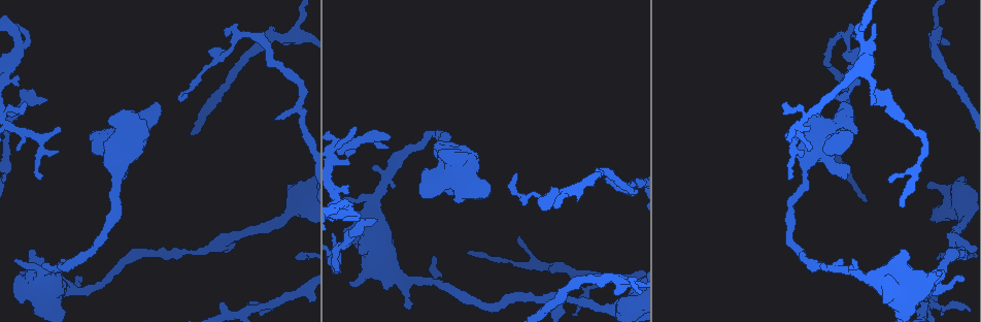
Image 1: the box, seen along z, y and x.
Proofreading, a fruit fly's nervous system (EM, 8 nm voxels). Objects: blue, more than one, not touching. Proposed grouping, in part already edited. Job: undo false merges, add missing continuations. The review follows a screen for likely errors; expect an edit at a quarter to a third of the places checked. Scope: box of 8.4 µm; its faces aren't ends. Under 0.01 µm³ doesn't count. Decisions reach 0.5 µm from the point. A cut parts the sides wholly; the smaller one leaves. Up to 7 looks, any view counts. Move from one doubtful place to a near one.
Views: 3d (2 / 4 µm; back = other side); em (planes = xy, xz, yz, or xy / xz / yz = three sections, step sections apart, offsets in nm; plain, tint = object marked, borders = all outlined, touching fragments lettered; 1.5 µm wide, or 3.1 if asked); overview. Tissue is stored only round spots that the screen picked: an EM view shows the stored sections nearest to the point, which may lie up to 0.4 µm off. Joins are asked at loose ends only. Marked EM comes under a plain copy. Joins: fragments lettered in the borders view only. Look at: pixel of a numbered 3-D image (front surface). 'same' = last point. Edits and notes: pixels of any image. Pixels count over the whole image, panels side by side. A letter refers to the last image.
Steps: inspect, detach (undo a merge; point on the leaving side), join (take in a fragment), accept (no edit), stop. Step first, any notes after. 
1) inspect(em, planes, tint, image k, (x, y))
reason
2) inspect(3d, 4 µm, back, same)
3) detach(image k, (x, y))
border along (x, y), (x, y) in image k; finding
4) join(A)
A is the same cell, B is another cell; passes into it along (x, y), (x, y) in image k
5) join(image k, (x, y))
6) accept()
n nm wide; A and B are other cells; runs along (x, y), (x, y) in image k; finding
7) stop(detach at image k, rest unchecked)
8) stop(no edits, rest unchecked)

inspect(3d, 4 µm, image 1, (94, 136))
an open end

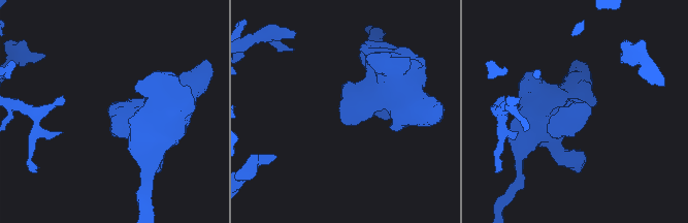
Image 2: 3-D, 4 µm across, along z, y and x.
inspect(em, planes, borders, image 2, (114, 107))

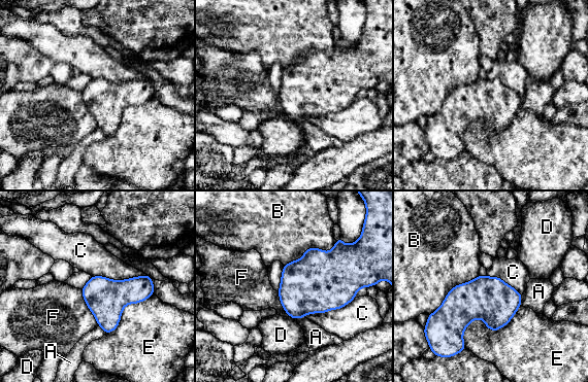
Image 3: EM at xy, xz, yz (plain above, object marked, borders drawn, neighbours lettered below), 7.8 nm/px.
accept()
240 nm wide; E touches over 550 nm; A, B, C, D, E and F are other cells; no lettered fragment goes on from it

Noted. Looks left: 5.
inspect(em, xz, step 8, borders, image 1, (39, 180))

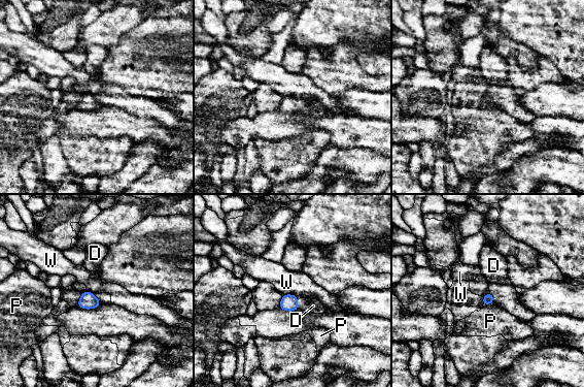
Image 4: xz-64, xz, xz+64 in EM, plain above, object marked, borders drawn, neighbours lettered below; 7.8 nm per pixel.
join(D)
90 nm wide; D is the same cell, P and W are other cells; passes into it along (288, 302), (297, 302), (313, 305) in image 4; the neuron continues

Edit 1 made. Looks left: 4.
inspect(overview)

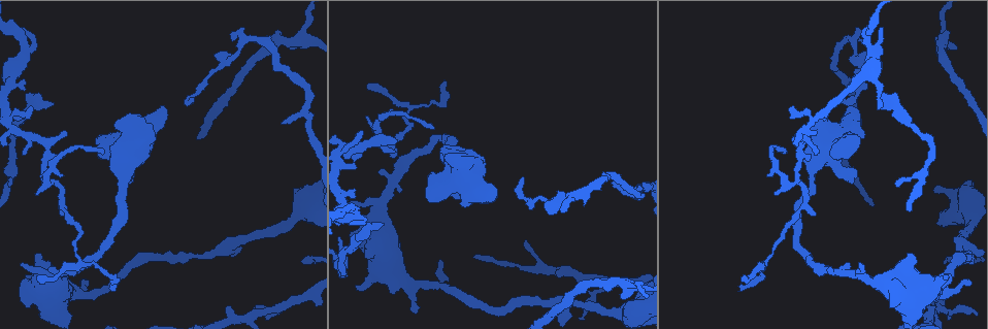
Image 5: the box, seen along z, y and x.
inspect(em, planes, tint, image 5, (381, 206))
sharp bend

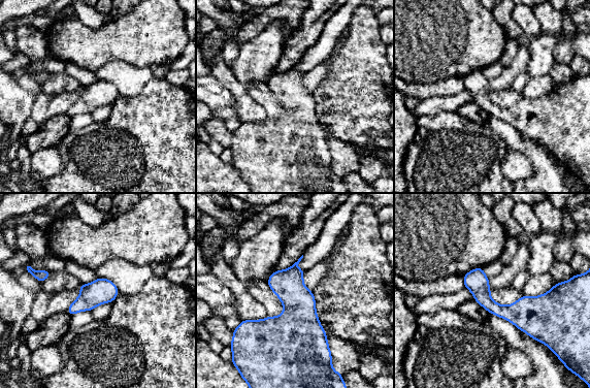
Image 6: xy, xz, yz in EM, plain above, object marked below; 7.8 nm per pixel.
inspect(em, planes, borders, same)
what lies round it

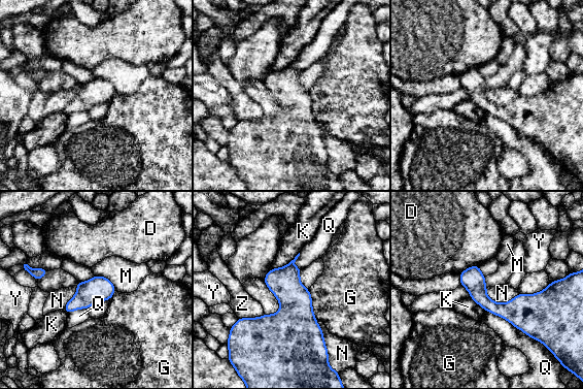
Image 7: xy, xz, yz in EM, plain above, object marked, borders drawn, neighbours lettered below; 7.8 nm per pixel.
accept()
D, G, K, M, N, Q, Y and Z are other cells; all the same neuron

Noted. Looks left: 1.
stop(join at image 4, rest unchecked)

